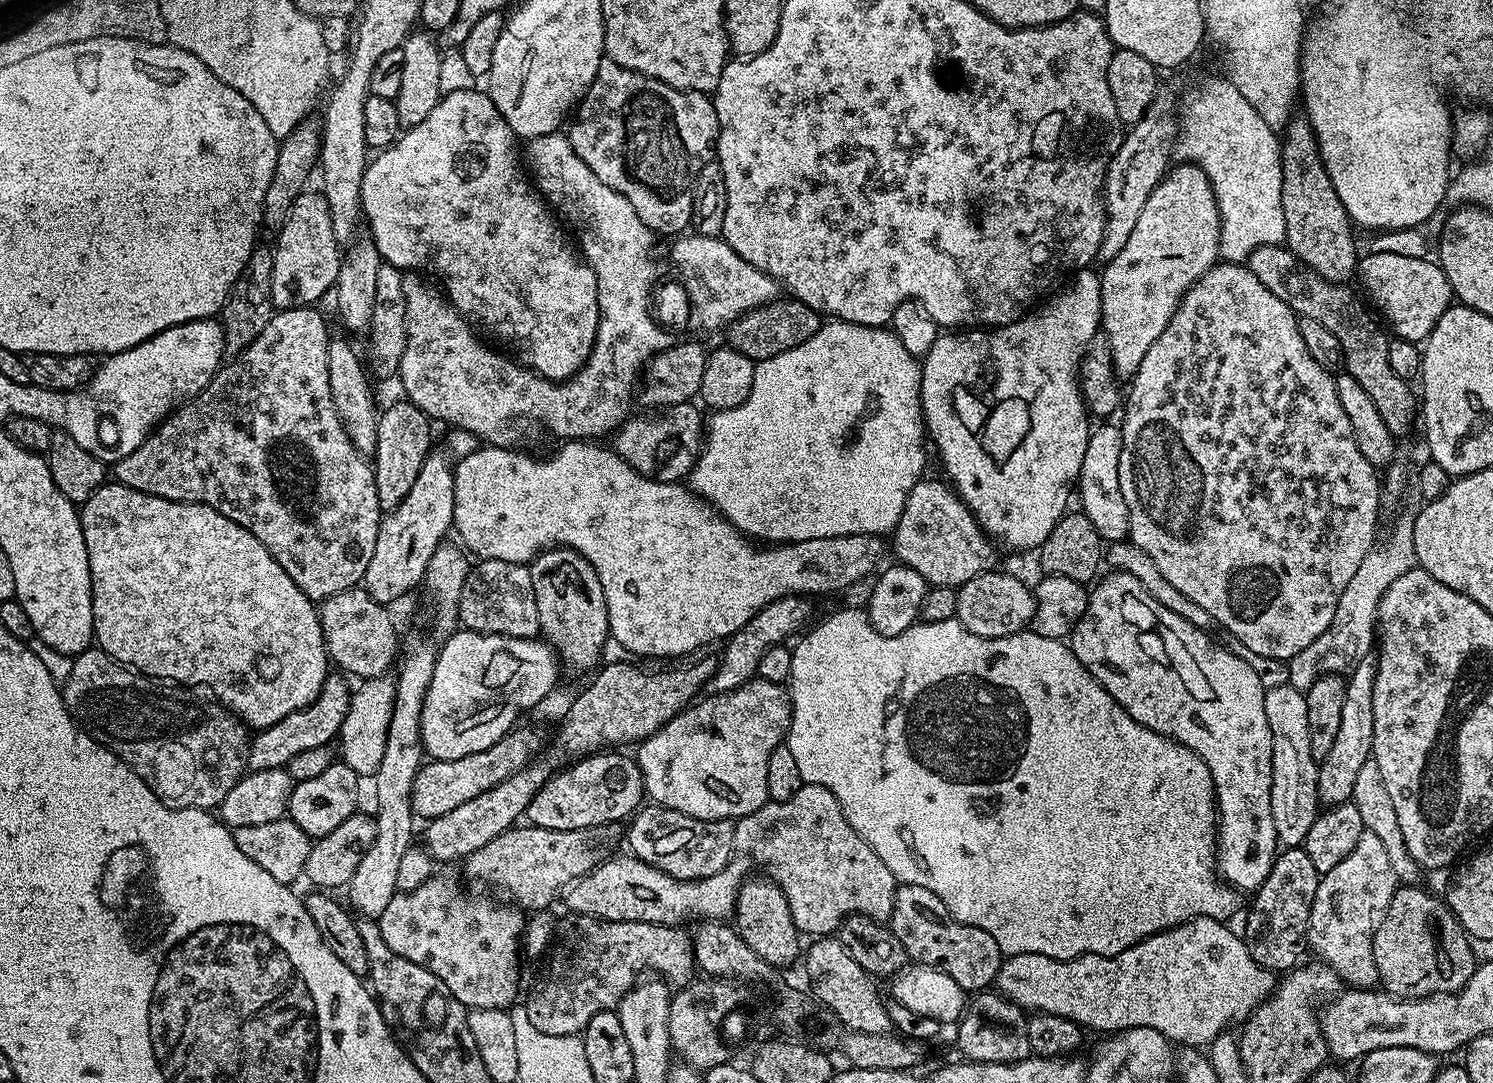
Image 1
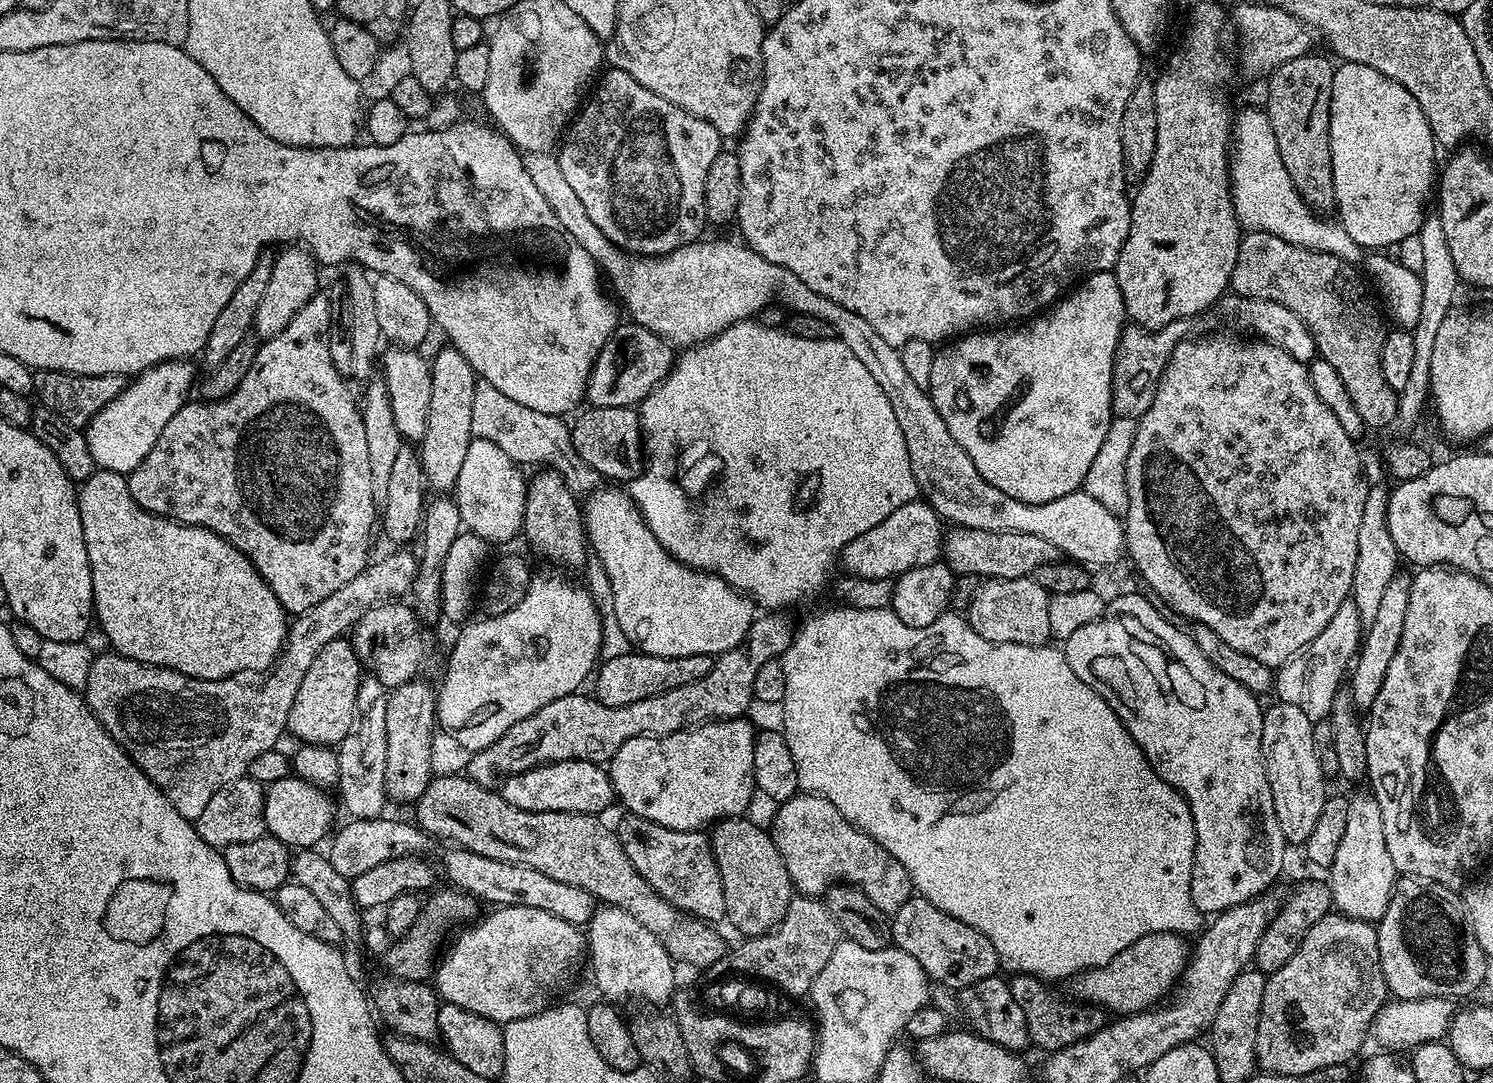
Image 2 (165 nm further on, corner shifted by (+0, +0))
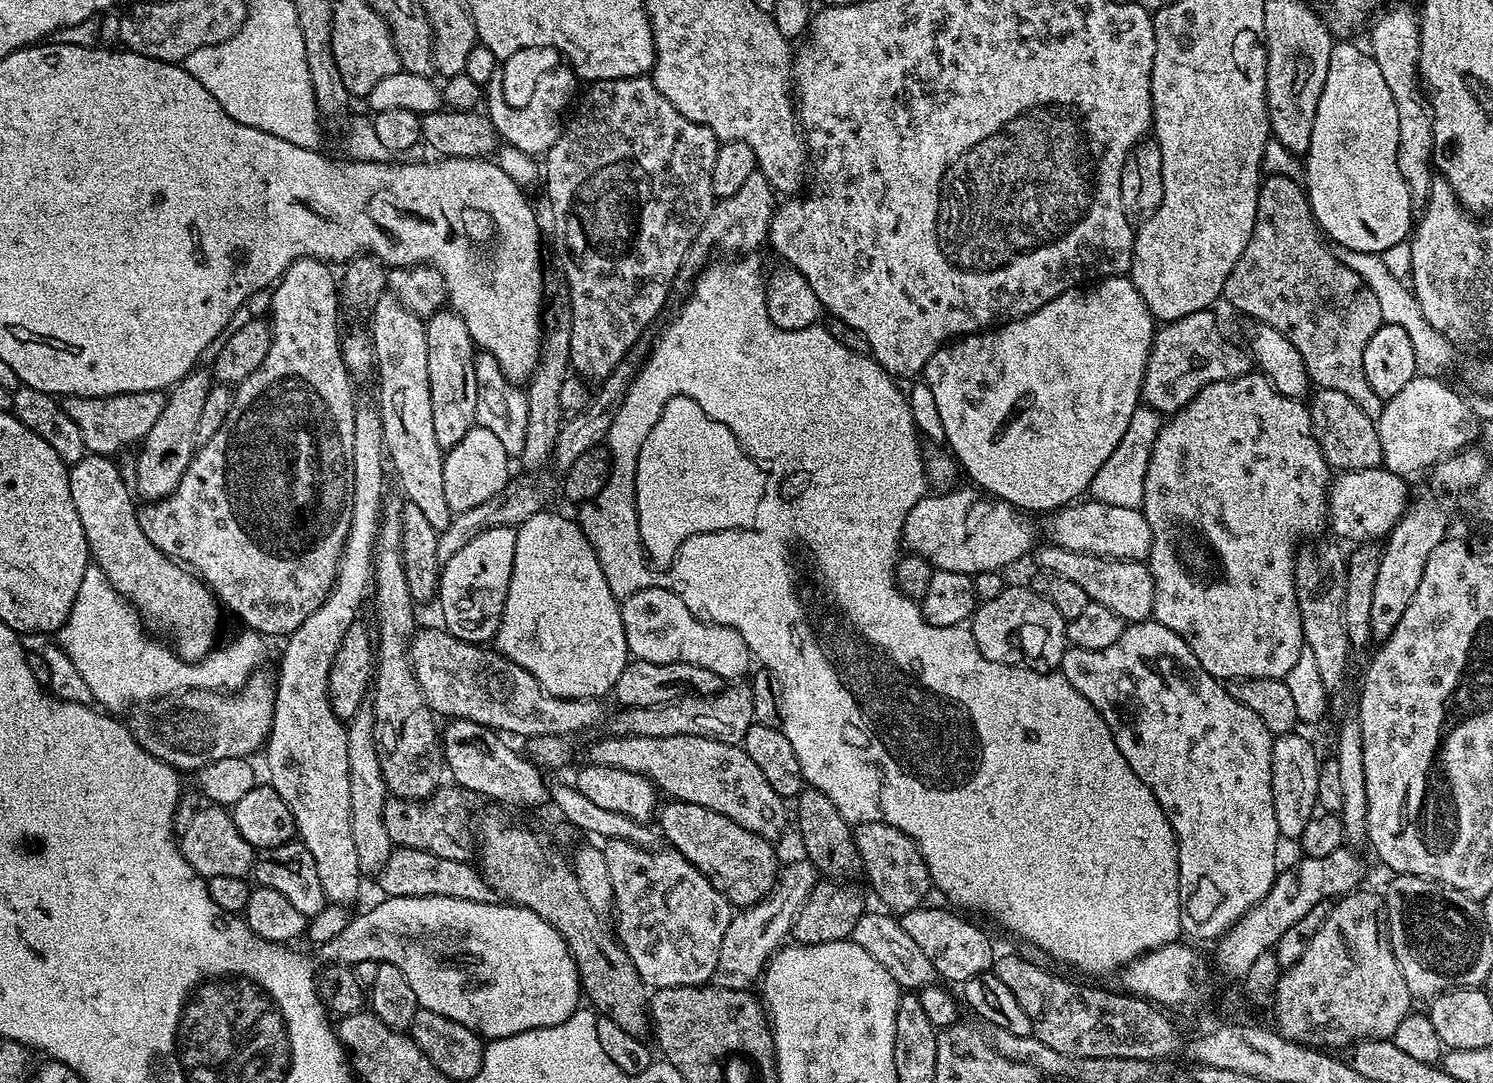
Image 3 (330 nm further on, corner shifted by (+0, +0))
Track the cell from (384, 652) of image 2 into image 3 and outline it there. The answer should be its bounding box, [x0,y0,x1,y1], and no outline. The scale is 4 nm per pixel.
[412,627,604,737]

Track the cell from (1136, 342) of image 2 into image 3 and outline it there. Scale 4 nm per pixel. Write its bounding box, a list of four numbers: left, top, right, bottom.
[1140,310,1250,414]

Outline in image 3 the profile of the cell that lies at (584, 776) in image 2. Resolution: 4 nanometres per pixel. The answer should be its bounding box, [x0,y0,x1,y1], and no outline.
[442,719,550,808]

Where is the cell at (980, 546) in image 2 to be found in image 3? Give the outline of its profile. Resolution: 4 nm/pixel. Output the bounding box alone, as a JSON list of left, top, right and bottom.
[1035,542,1154,622]

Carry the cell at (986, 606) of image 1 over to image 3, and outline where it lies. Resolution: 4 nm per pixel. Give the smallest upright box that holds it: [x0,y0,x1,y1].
[970,586,1069,670]

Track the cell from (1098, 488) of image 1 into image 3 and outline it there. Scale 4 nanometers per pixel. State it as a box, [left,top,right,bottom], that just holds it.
[1088,404,1162,509]

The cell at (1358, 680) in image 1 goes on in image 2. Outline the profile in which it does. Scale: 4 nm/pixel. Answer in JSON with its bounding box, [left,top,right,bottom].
[1346,571,1412,710]

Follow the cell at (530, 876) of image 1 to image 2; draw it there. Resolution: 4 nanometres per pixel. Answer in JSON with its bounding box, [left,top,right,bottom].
[386,886,477,981]

